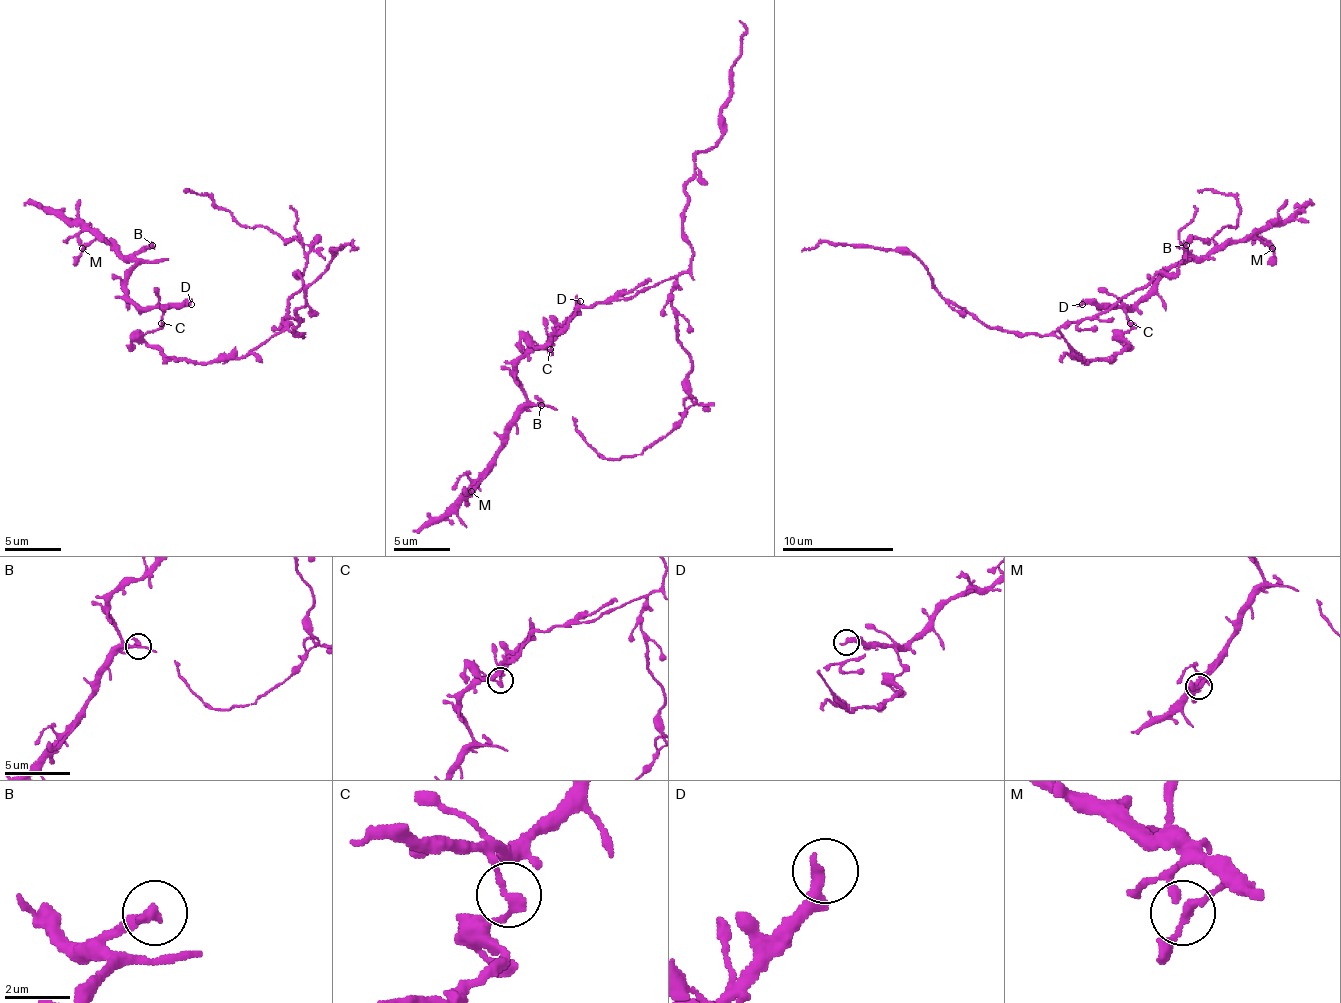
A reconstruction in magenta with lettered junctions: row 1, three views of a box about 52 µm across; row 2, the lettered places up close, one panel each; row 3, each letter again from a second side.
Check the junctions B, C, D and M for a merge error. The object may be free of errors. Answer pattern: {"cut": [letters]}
{"cut": ["C"]}

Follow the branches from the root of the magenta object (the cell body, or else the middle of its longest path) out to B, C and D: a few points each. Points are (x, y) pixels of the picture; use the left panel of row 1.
B: (216, 360), (174, 360), (146, 343), (163, 309), (141, 307), (127, 293), (127, 276), (135, 256), (152, 245)
C: (216, 360), (188, 363), (166, 357), (149, 346), (143, 337), (157, 329), (160, 323)
D: (216, 360), (208, 363), (174, 360), (149, 346), (143, 337), (160, 326), (160, 315), (166, 307), (191, 304)

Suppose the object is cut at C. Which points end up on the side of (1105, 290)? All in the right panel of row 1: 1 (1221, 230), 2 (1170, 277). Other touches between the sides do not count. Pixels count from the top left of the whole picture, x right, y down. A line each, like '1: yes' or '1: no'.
1: no
2: no

